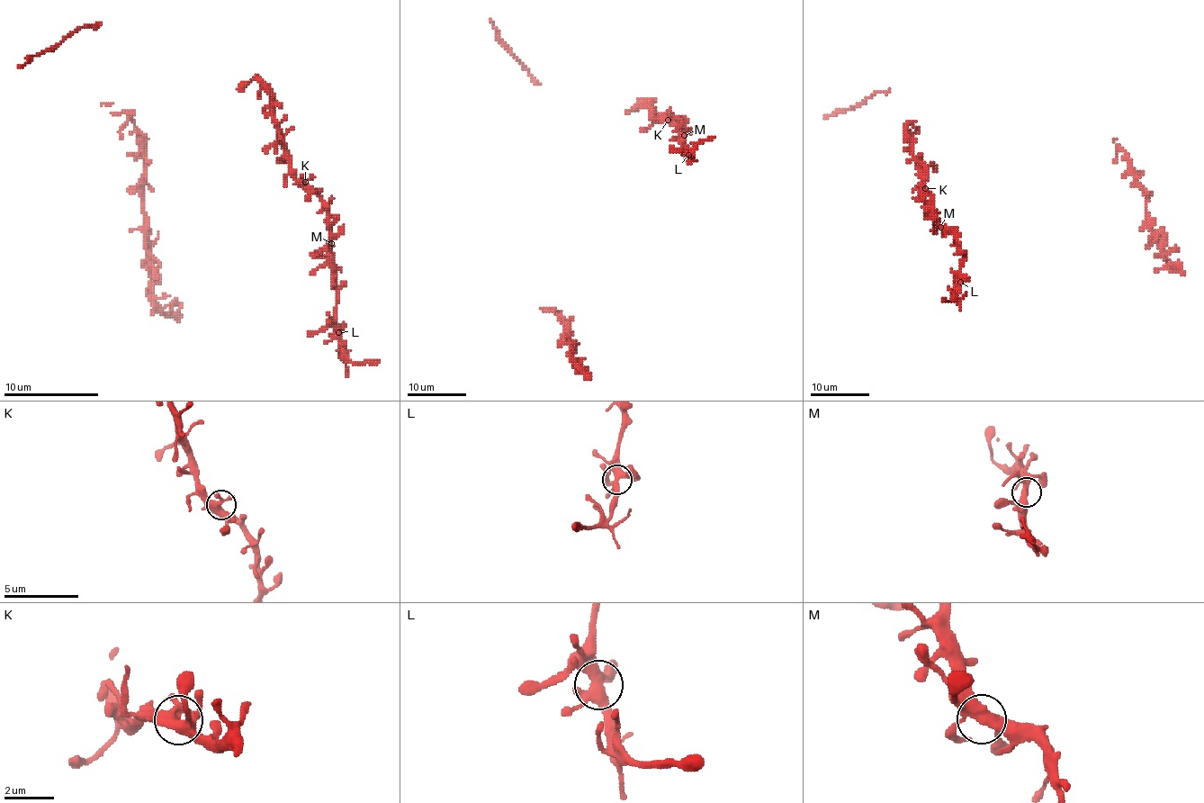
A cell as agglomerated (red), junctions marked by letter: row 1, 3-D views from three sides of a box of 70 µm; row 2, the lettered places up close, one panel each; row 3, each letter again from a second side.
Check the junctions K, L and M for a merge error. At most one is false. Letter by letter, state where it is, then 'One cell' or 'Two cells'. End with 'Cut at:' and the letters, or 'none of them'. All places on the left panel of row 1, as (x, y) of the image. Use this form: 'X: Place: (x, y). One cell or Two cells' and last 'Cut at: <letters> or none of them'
K: Place: (305, 182). One cell
L: Place: (338, 332). One cell
M: Place: (331, 243). One cell
Cut at: none of them

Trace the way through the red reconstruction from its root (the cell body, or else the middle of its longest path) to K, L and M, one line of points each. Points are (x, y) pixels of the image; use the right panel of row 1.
K: (938, 166), (929, 165), (927, 167), (925, 188)
L: (938, 166), (929, 165), (927, 167), (925, 191), (934, 206), (936, 220), (955, 234), (962, 257), (959, 281)
M: (938, 166), (929, 165), (927, 167), (925, 191), (934, 206), (936, 222), (940, 227)

